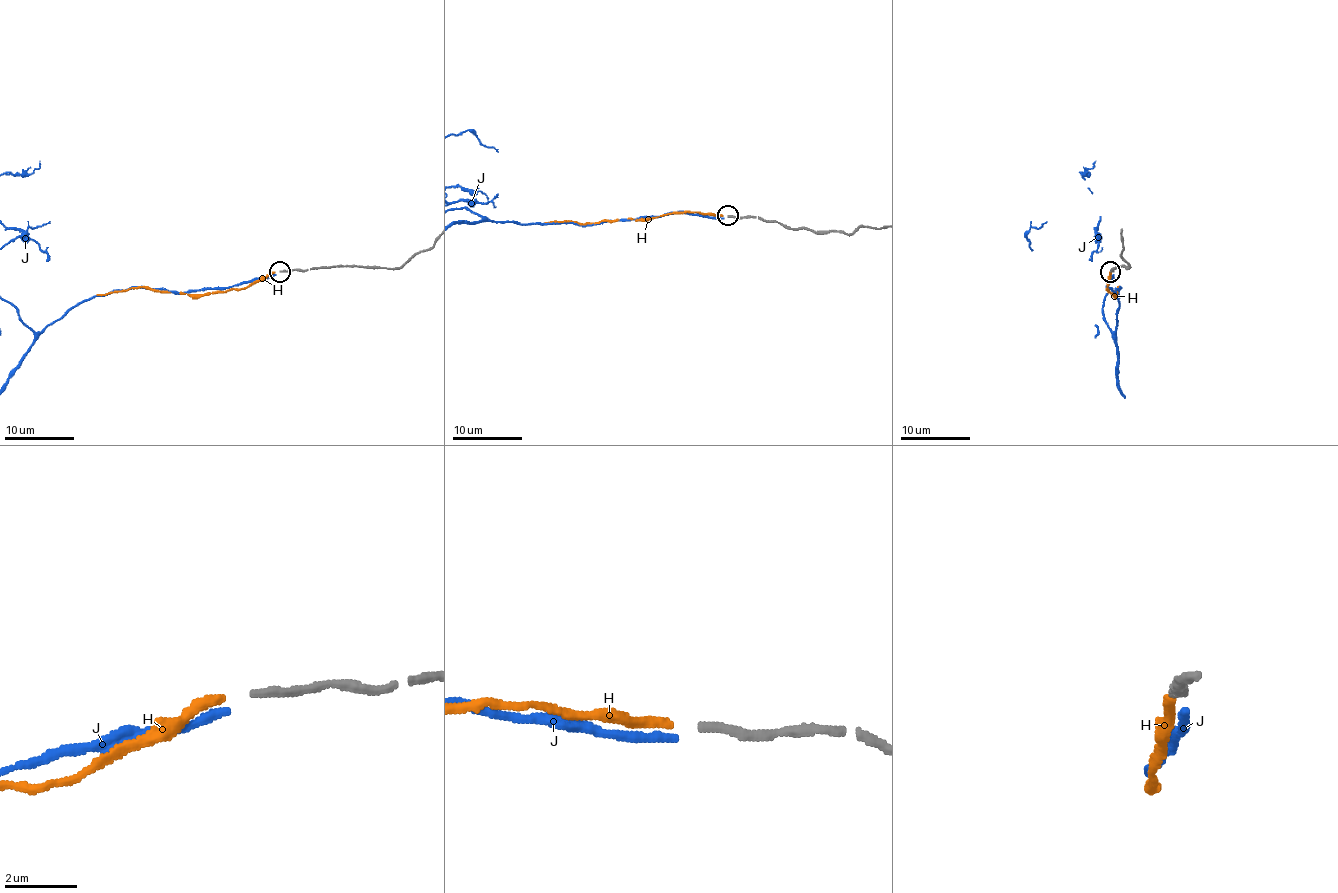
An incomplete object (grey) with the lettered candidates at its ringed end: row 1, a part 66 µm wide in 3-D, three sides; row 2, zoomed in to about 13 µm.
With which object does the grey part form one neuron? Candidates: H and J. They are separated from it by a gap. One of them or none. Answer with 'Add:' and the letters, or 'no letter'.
Add: H

